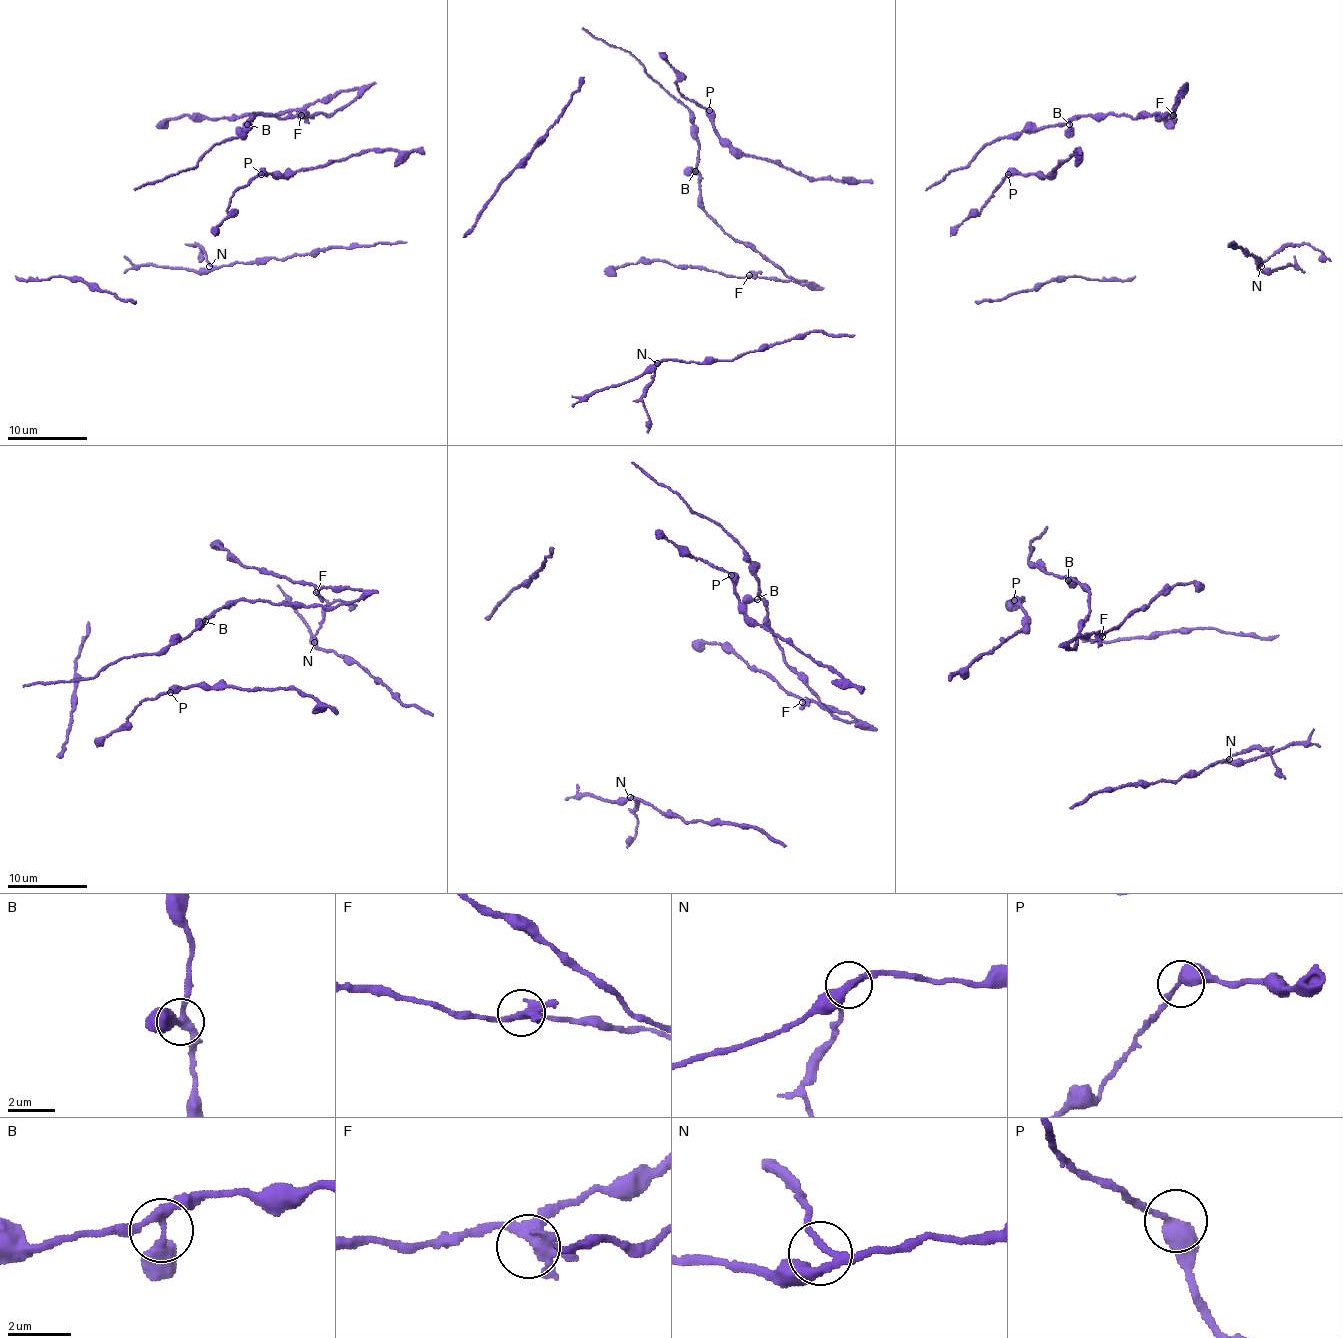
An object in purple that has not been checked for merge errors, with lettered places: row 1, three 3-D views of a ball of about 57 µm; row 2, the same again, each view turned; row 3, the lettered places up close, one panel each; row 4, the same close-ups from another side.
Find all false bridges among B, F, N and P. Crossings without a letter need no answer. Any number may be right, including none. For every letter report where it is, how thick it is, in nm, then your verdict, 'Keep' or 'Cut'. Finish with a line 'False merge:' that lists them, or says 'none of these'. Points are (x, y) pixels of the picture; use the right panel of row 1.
B: Place: (1069, 124). Thickness 280 nm. Keep
F: Place: (1173, 115). Thickness 300 nm. Keep
N: Place: (1261, 266). Thickness 170 nm. Keep
P: Place: (1008, 174). Thickness 460 nm. Keep
False merge: none of these

